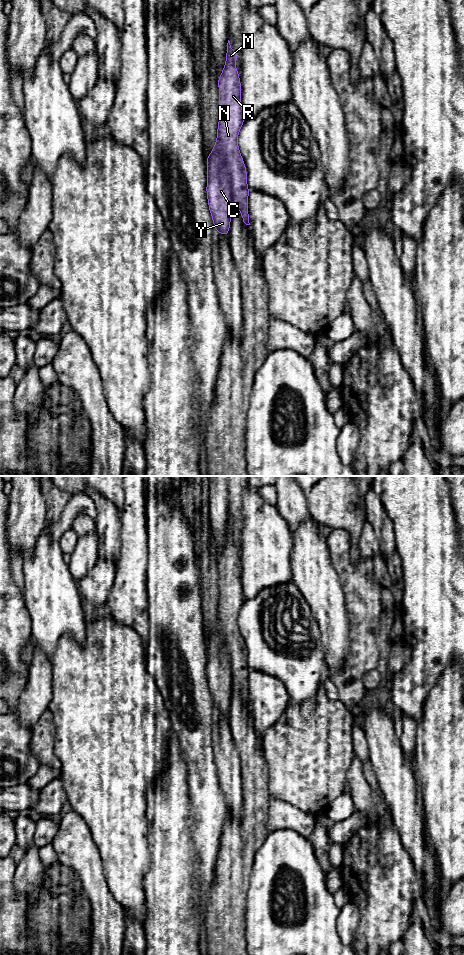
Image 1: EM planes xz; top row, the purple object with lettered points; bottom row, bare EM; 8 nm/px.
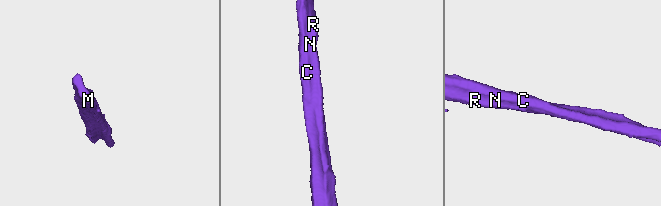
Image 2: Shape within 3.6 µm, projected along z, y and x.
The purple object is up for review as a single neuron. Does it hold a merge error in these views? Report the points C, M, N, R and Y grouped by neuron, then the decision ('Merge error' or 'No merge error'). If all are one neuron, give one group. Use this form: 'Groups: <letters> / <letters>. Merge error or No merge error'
Groups: C Y / M N R. Merge error

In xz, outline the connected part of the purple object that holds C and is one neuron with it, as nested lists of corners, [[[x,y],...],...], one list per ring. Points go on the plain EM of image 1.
[[[218,619],[211,631],[206,640],[208,686],[212,695],[214,710],[229,716],[233,682],[228,646]]]

